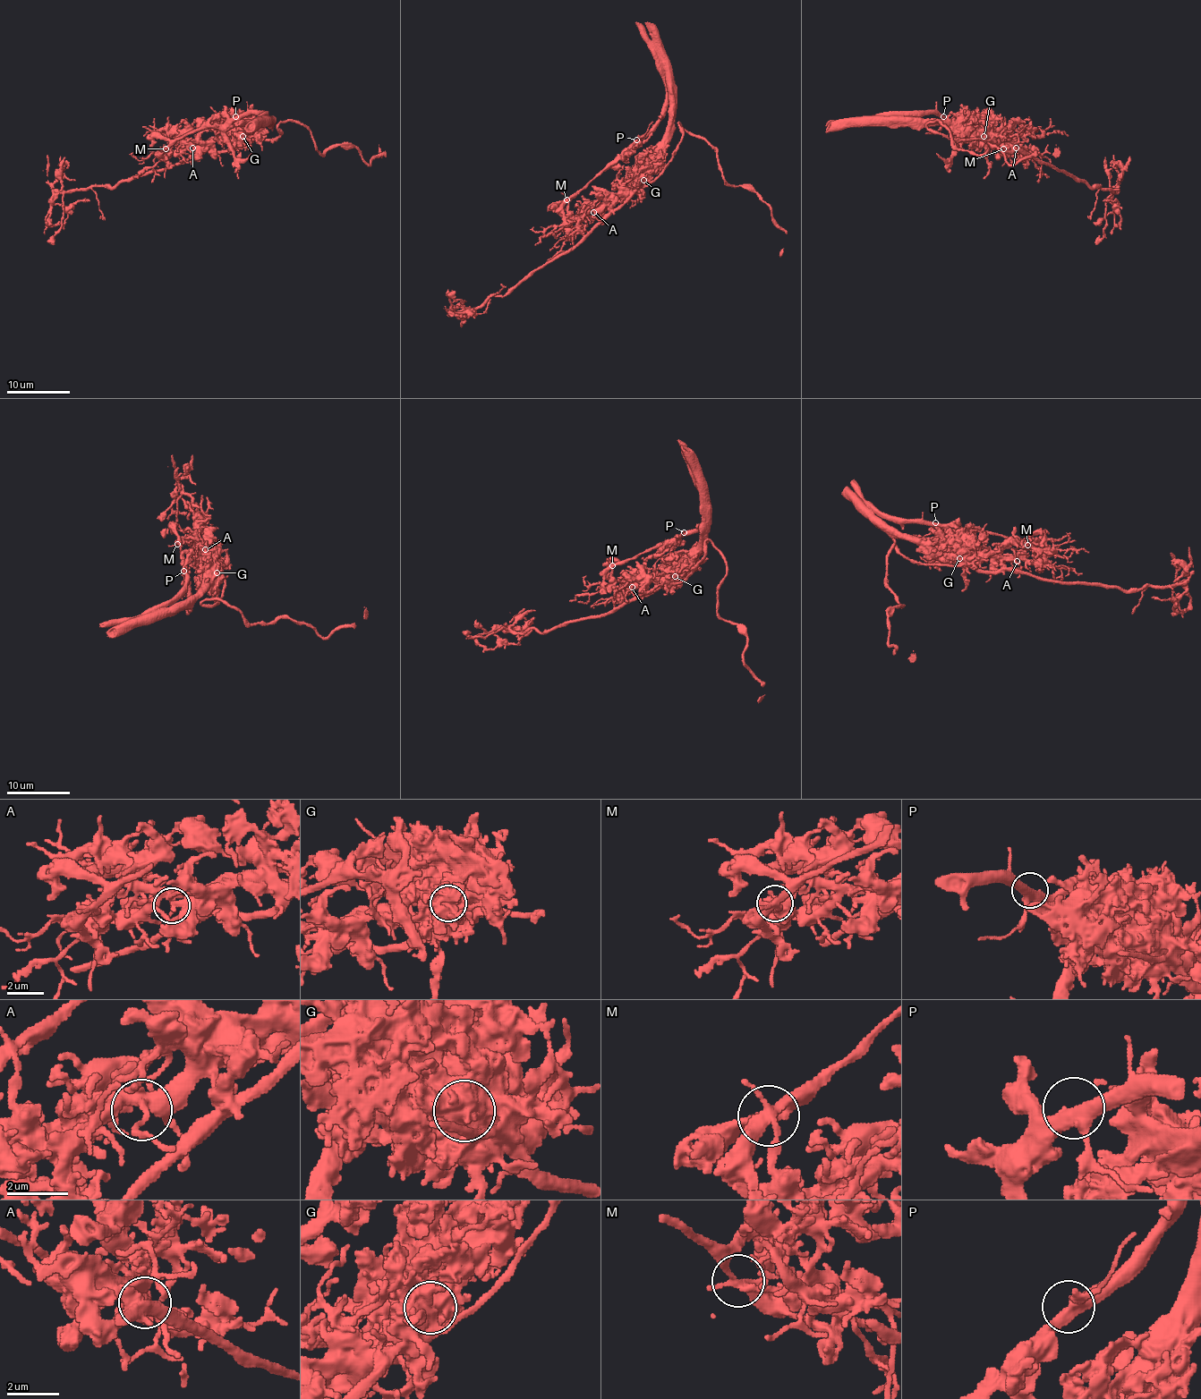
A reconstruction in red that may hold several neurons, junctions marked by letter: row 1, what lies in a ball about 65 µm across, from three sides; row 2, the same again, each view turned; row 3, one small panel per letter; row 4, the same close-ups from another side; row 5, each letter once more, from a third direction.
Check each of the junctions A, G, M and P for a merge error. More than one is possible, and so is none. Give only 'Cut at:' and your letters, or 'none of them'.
Cut at: G, M

